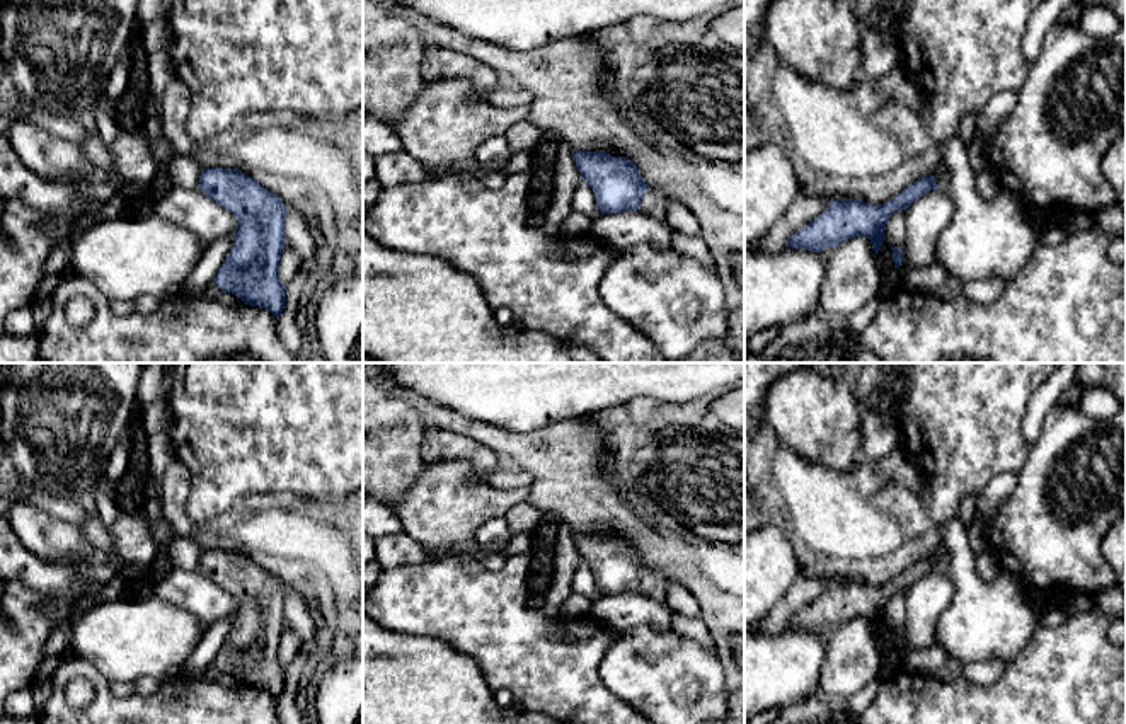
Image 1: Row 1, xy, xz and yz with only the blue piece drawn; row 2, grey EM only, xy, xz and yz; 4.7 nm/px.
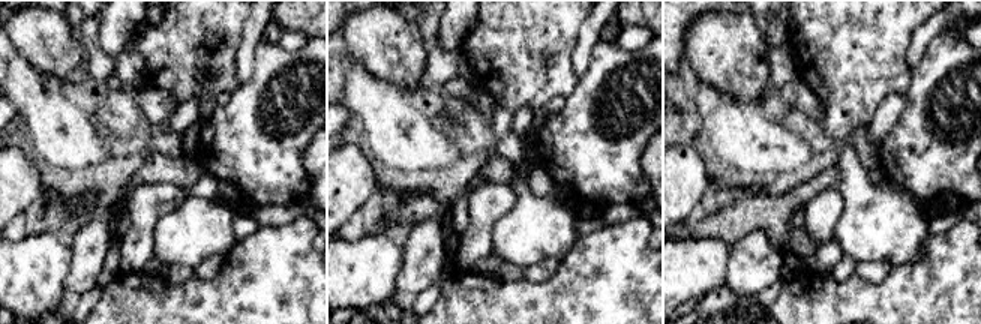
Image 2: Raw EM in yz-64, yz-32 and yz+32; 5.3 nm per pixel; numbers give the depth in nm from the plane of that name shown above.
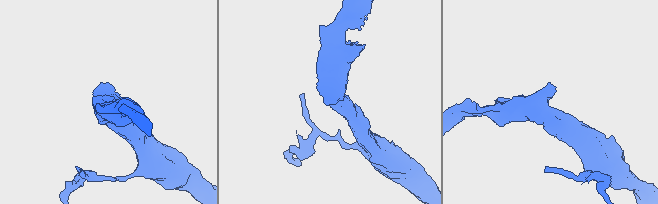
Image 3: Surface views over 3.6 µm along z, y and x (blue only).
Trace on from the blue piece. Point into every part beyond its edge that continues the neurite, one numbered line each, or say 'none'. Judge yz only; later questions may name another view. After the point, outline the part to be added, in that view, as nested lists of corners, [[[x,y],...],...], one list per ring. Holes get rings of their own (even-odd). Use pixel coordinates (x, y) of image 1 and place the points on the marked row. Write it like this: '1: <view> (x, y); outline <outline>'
none

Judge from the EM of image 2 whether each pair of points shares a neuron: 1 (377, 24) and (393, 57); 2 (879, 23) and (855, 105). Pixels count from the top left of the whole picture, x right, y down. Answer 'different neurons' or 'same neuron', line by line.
1: same neuron
2: same neuron

